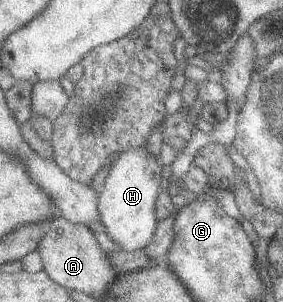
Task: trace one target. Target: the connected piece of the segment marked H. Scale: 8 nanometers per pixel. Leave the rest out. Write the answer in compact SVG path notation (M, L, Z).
M145 146L116 154L108 168L106 179L98 191L96 209L105 232L120 250L143 250L153 238L157 226L155 199L161 189L161 168Z

